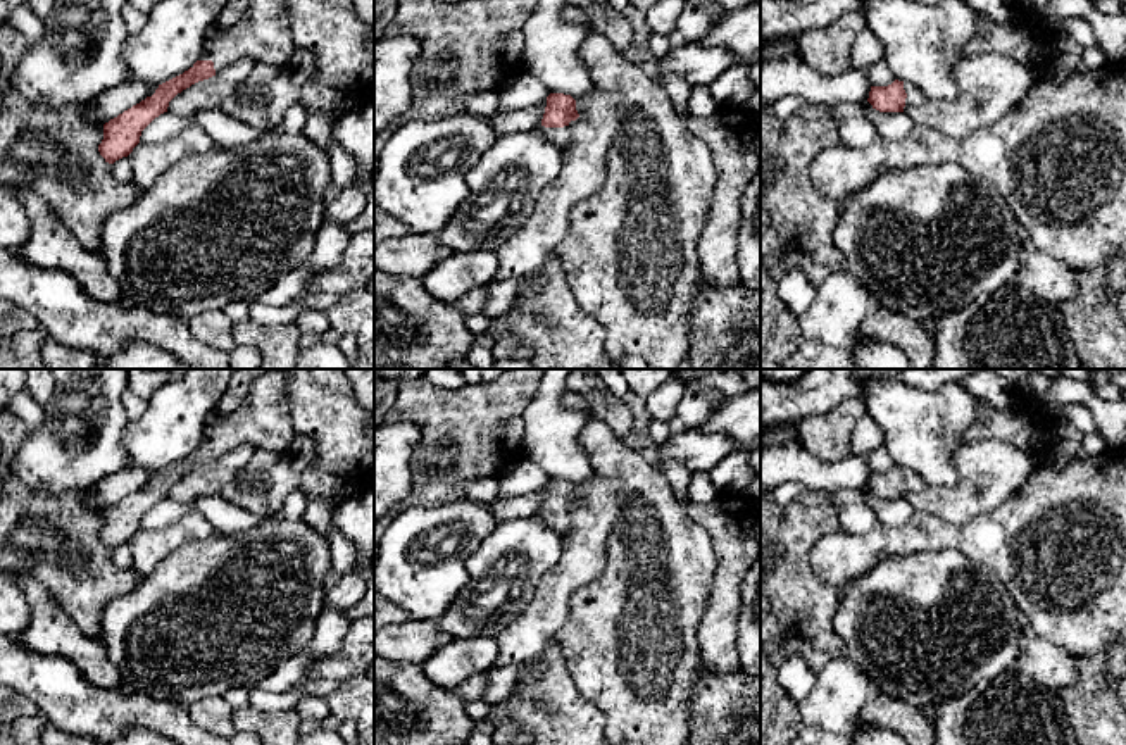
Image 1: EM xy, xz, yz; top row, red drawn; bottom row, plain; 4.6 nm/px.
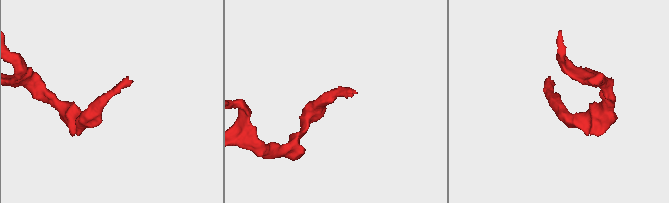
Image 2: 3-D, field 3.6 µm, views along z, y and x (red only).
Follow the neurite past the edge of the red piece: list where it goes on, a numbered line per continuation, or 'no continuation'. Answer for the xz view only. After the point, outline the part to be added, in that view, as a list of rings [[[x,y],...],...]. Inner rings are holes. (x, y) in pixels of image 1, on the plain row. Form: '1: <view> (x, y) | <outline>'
1: xz (559, 523) | [[[541,509],[536,510],[535,517],[547,528],[564,535],[571,524],[571,514],[545,514]]]

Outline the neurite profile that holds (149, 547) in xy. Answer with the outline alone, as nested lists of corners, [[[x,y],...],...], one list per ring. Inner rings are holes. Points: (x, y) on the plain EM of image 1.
[[[195,509],[188,510],[178,521],[159,528],[140,528],[128,542],[133,557],[133,571],[145,578],[155,566],[176,548],[193,542],[207,538],[214,533],[209,521]]]

